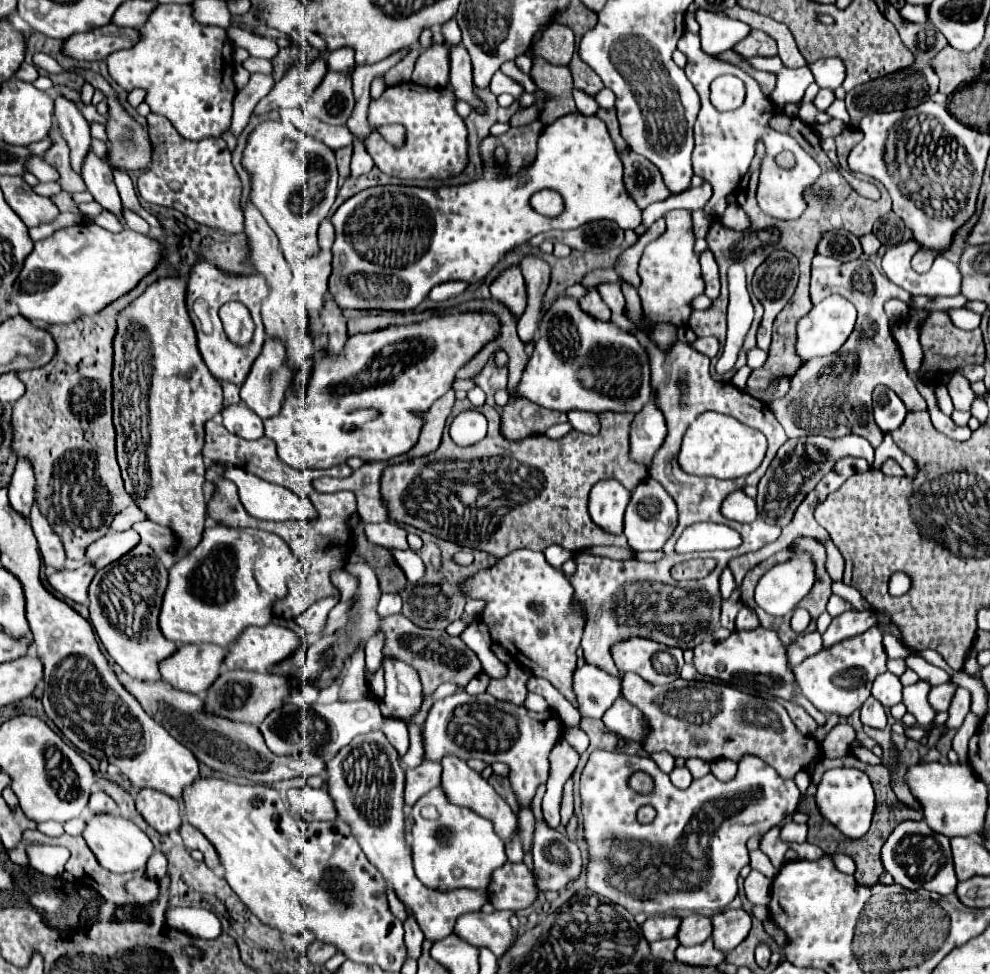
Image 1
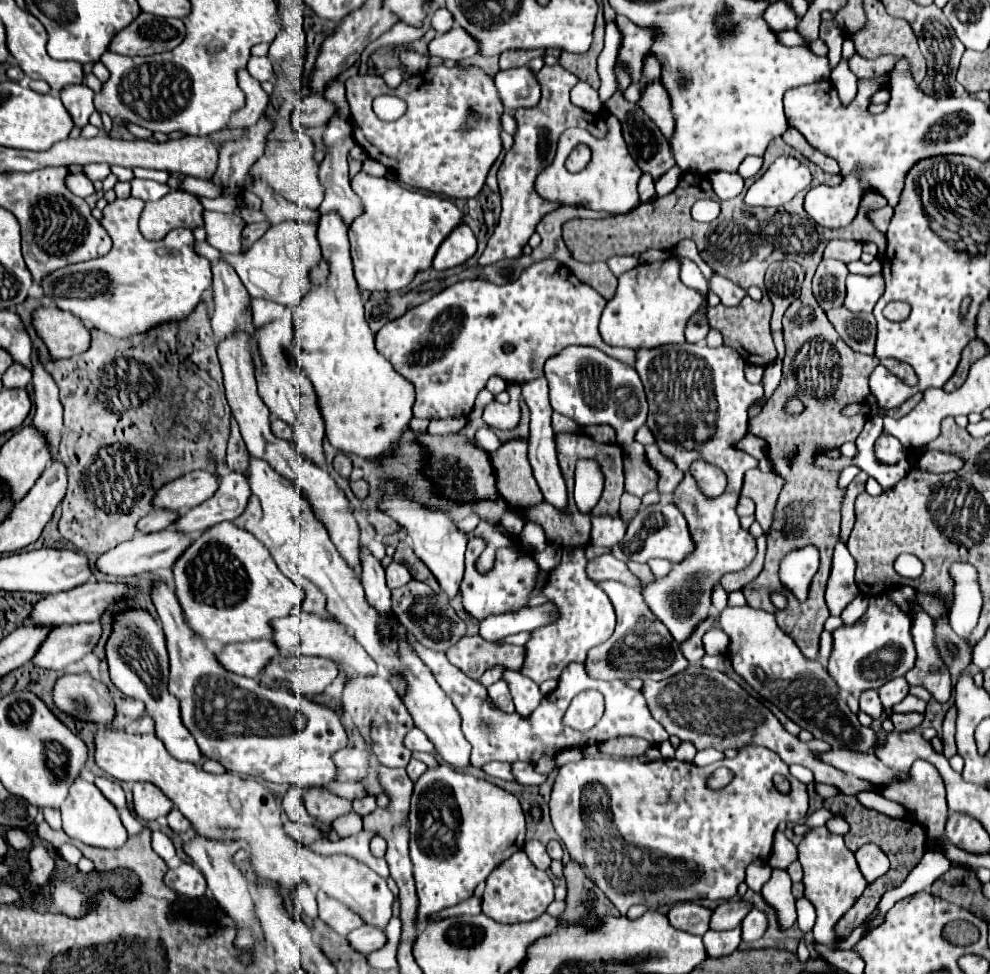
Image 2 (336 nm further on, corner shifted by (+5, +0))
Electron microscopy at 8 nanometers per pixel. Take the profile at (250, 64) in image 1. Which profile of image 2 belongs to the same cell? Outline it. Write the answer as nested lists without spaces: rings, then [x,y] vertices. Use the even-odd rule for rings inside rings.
[[[251,56],[249,64],[247,64],[247,70],[249,70],[249,74],[251,74],[255,80],[259,80],[259,82],[273,80],[273,76],[275,76],[273,64],[271,64],[271,60],[269,60],[267,56],[265,56],[265,58],[255,58],[255,56]]]

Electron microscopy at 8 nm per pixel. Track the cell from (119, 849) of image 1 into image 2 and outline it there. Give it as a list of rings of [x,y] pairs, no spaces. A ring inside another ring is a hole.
[[[77,778],[75,784],[71,786],[69,796],[61,806],[61,816],[63,816],[65,834],[75,840],[81,840],[87,846],[115,850],[125,846],[127,842],[127,830],[119,820],[117,808],[99,792],[97,786],[93,786],[93,782],[87,782],[83,778]]]

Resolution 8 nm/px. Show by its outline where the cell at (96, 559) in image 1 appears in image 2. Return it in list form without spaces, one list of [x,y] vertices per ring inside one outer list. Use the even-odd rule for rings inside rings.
[[[151,510],[145,518],[137,522],[137,532],[153,534],[155,530],[167,530],[175,522],[177,514],[169,510]]]

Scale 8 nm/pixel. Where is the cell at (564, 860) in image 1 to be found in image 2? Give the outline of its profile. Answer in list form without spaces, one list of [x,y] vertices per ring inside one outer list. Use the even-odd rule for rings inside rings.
[[[529,840],[525,842],[525,848],[523,848],[529,856],[529,860],[535,864],[535,868],[539,870],[549,870],[549,864],[551,864],[551,858],[545,850],[545,844],[541,844],[539,840]]]

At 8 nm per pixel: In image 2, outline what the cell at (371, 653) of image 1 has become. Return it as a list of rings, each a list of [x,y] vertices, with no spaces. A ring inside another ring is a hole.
[[[391,562],[387,568],[385,568],[385,576],[387,576],[387,586],[393,590],[393,588],[401,588],[405,586],[409,580],[411,580],[411,574],[409,570],[403,566],[403,564],[397,564],[397,562]]]

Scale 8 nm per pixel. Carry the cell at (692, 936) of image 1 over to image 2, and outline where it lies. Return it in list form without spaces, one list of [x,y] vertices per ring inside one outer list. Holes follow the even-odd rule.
[[[723,902],[711,914],[711,930],[733,930],[751,910],[751,902]]]

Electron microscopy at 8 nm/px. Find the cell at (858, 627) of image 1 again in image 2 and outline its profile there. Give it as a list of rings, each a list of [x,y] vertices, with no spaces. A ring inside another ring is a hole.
[[[859,594],[843,612],[841,612],[841,620],[843,620],[843,624],[845,626],[849,626],[849,624],[855,624],[861,616],[863,616],[863,612],[867,610],[867,602],[869,602],[869,598],[867,596],[863,596],[863,594]]]

